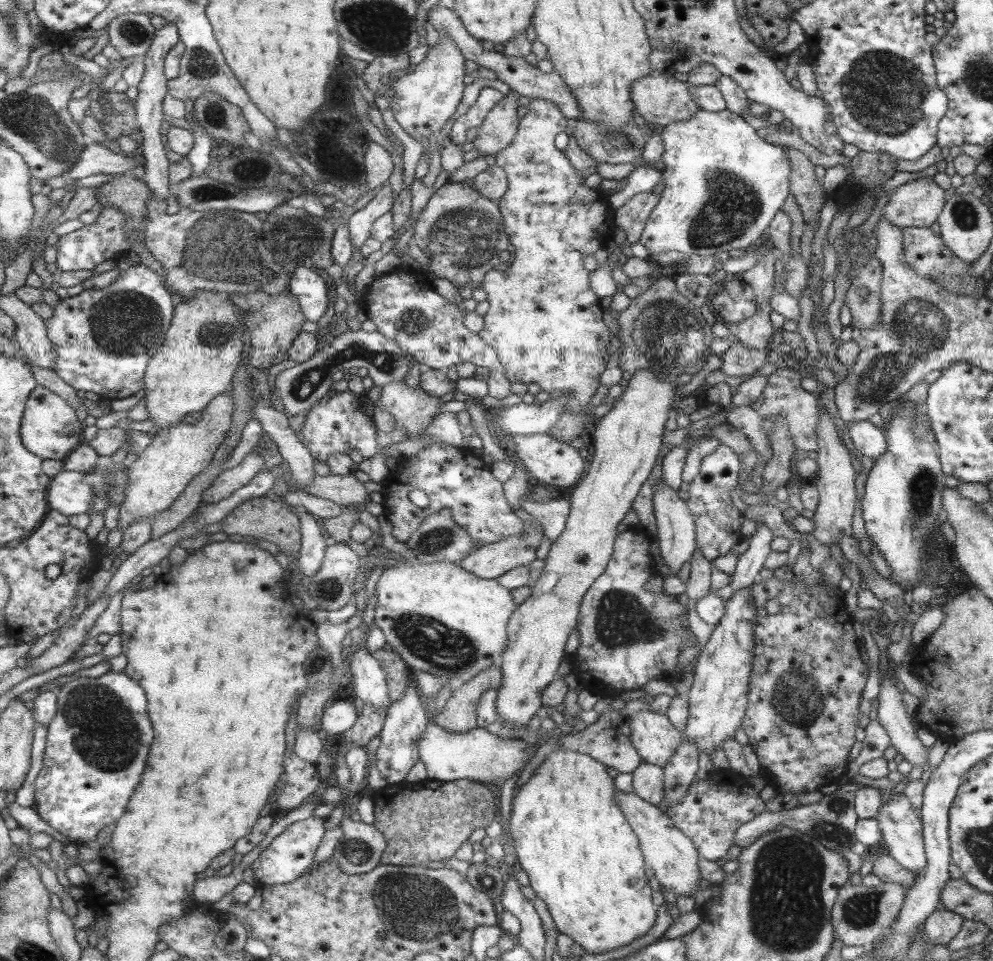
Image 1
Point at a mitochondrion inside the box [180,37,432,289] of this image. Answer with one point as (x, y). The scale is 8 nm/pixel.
(296, 240)

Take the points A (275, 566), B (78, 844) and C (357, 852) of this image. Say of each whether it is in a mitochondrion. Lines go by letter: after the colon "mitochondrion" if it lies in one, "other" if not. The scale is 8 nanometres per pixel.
A: other
B: other
C: mitochondrion

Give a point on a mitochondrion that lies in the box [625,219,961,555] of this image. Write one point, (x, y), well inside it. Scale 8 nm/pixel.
(919, 325)

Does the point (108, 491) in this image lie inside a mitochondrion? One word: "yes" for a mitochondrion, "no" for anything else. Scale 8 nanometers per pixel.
yes

